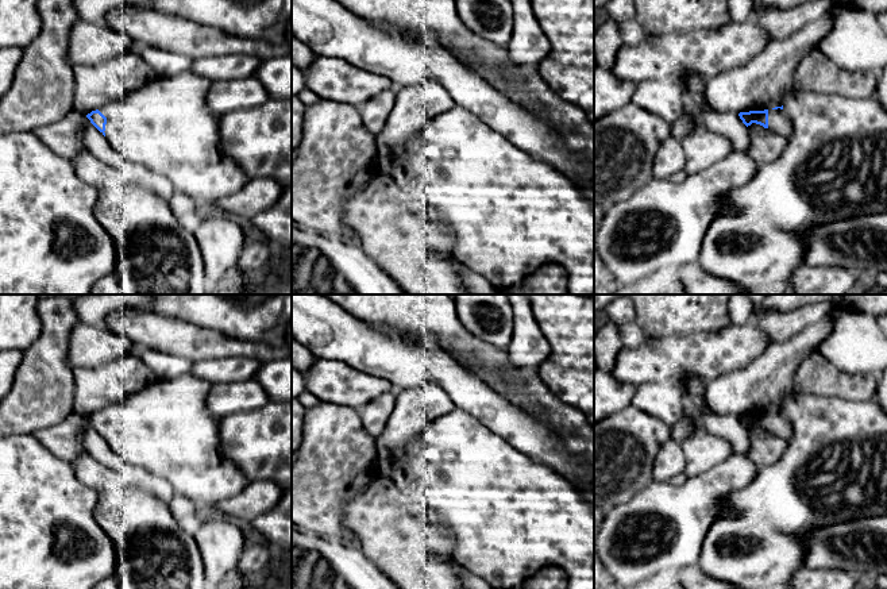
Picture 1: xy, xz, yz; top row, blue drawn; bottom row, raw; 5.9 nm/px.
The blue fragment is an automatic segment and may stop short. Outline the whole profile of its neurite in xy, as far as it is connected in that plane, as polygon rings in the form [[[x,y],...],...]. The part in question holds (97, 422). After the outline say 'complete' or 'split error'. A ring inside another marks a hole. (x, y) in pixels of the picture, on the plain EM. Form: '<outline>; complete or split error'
[[[192,374],[155,380],[86,420],[128,465],[166,480],[176,493],[213,508],[252,481],[221,449],[217,432],[220,419],[212,415],[207,404],[211,388],[212,384]]]; split error

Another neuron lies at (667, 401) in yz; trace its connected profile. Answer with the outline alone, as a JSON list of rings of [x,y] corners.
[[[644,338],[644,344],[668,361],[668,377],[660,382],[641,384],[635,389],[632,405],[674,427],[690,407],[682,377],[690,374],[666,353],[666,342],[674,338]]]

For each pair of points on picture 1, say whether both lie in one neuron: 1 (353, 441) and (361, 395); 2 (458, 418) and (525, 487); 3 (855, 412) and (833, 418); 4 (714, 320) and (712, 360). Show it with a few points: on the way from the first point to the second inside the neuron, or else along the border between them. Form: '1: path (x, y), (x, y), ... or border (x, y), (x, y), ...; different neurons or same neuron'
1: border (327, 401), (347, 404), (358, 411); different neurons
2: path (474, 435), (508, 469); same neuron
3: path (849, 418), (839, 418); same neuron
4: border (731, 322), (717, 330), (693, 331), (683, 337); different neurons

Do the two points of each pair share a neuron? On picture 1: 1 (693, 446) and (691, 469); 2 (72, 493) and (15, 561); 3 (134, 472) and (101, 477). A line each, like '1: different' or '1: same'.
1: same
2: same
3: different

